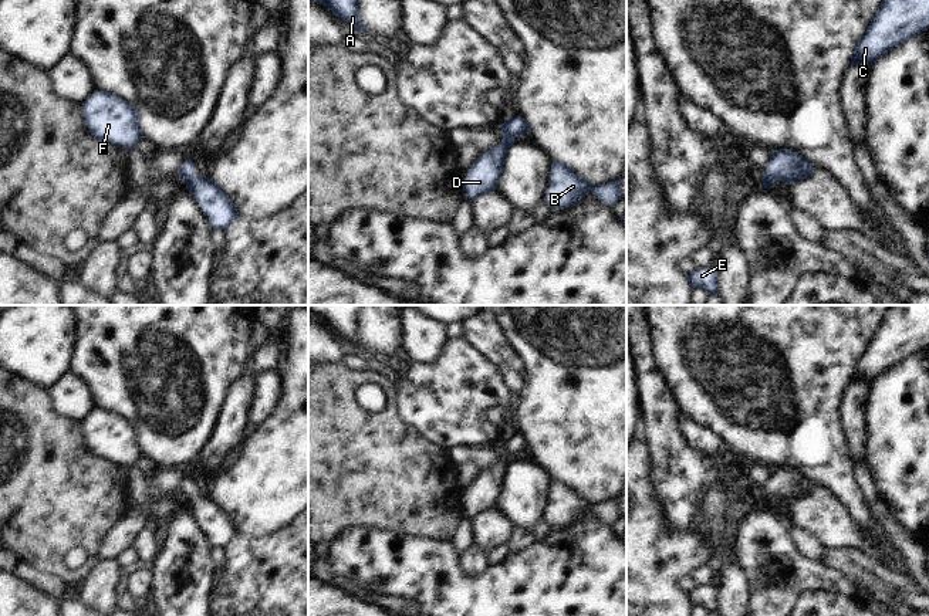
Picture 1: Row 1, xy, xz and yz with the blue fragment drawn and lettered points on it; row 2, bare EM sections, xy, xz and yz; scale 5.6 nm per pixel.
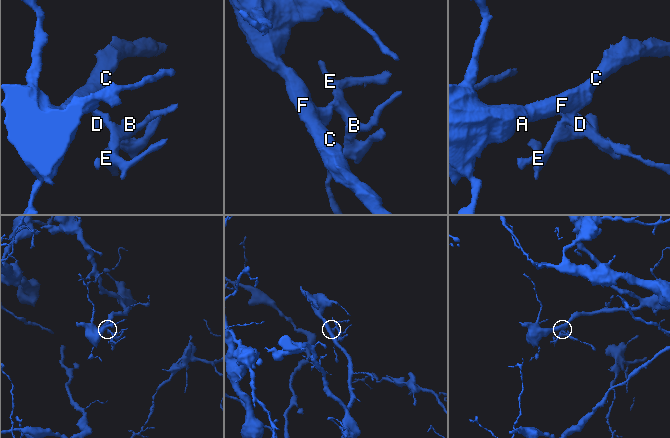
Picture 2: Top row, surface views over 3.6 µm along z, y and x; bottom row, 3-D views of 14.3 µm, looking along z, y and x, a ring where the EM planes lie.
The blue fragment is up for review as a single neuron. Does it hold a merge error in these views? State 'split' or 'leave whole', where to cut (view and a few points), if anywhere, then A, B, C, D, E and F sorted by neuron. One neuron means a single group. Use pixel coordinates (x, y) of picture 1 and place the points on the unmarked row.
leave whole; cut none; groups A B C D E F

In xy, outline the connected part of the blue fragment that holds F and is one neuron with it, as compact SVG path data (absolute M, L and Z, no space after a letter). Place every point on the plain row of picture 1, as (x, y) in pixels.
M97 407L82 422L82 426L91 453L99 460L134 467L145 456L139 443L138 427L116 413Z

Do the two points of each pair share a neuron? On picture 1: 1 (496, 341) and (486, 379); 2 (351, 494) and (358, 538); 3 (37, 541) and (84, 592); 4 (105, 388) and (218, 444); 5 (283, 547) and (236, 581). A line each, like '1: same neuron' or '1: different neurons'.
1: different neurons
2: different neurons
3: different neurons
4: different neurons
5: same neuron

